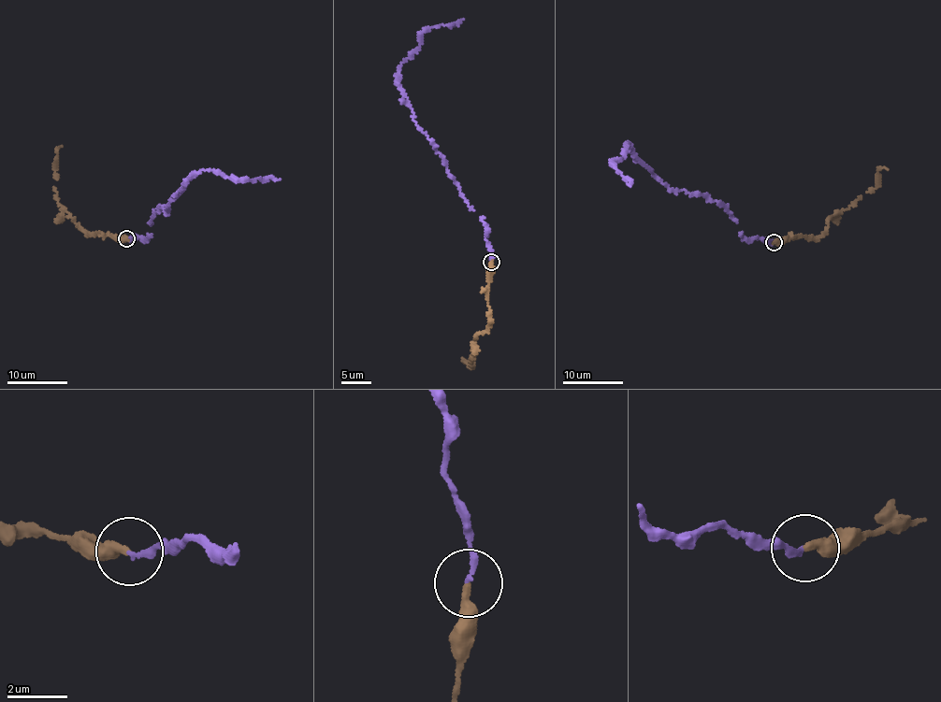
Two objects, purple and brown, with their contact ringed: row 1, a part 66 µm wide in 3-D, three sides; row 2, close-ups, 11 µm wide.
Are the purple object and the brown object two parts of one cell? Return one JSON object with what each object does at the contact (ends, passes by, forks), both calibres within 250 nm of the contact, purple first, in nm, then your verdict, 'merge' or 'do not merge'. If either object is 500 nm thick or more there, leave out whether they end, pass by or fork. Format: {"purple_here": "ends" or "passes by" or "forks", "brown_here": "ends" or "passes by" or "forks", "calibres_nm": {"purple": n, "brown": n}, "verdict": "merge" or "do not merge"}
{"purple_here": "ends", "brown_here": "ends", "calibres_nm": {"purple": 200, "brown": 280}, "verdict": "merge"}

